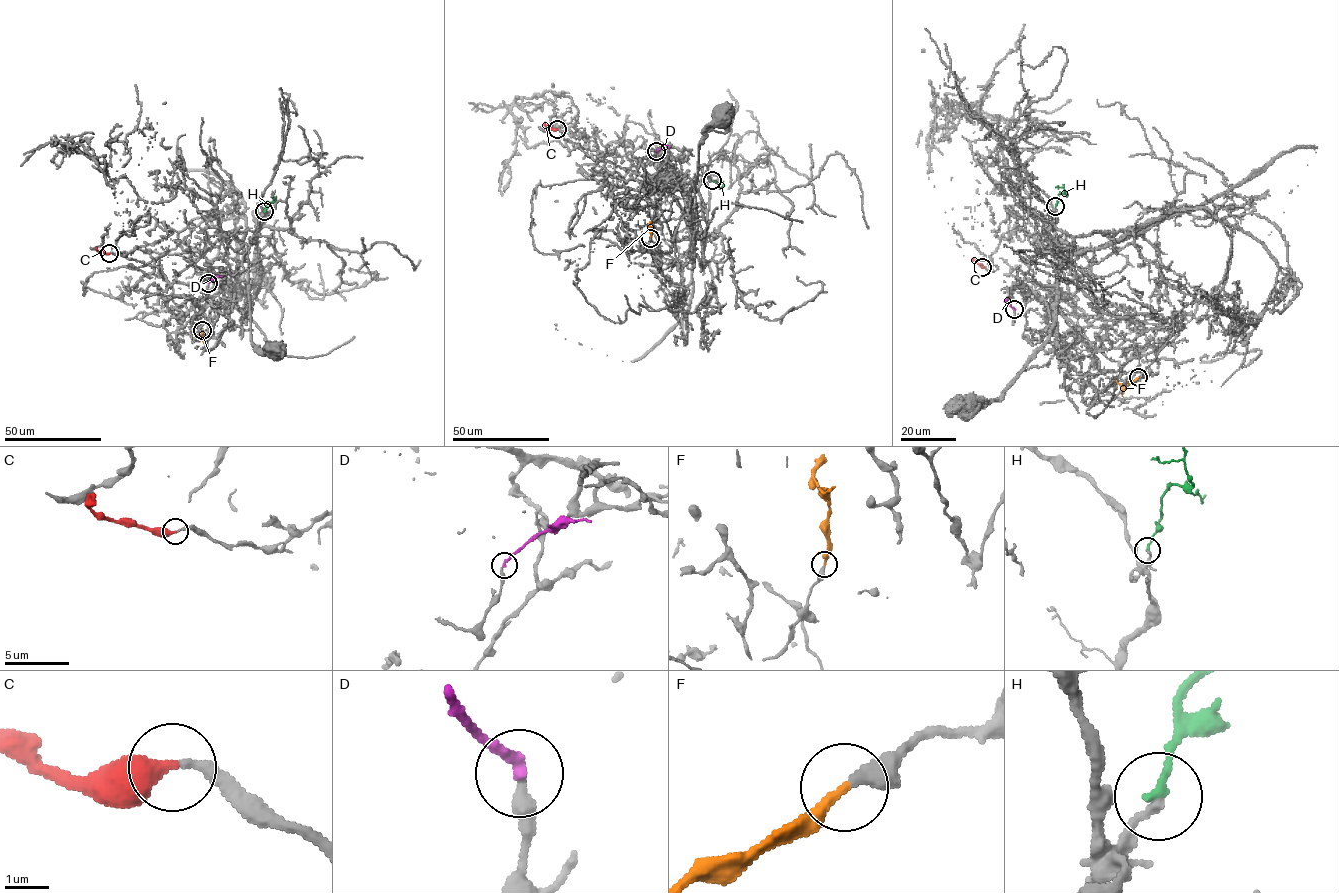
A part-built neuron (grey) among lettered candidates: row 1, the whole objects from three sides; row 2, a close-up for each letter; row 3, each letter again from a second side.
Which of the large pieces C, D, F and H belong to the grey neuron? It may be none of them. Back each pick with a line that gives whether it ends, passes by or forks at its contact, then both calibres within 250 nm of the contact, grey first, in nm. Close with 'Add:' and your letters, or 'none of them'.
C: it ends there; 240 nm thick on the grey side, 460 nm on the other
F: it ends there; 380 nm thick on the grey side, 240 nm on the other
Add: C, F

